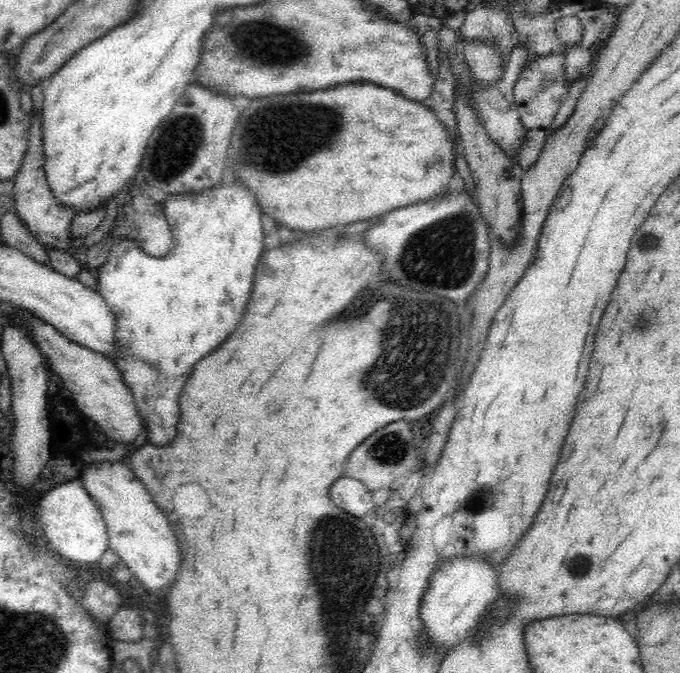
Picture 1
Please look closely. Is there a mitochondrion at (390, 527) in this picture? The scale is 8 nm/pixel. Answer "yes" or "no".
no

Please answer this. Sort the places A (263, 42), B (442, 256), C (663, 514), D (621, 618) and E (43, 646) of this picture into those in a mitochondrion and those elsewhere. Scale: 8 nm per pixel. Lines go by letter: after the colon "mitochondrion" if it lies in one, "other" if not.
A: mitochondrion
B: mitochondrion
C: mitochondrion
D: other
E: mitochondrion

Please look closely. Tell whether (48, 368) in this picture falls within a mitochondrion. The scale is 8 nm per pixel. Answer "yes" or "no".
no

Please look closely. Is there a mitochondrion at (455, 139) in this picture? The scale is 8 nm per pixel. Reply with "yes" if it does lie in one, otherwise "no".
no

